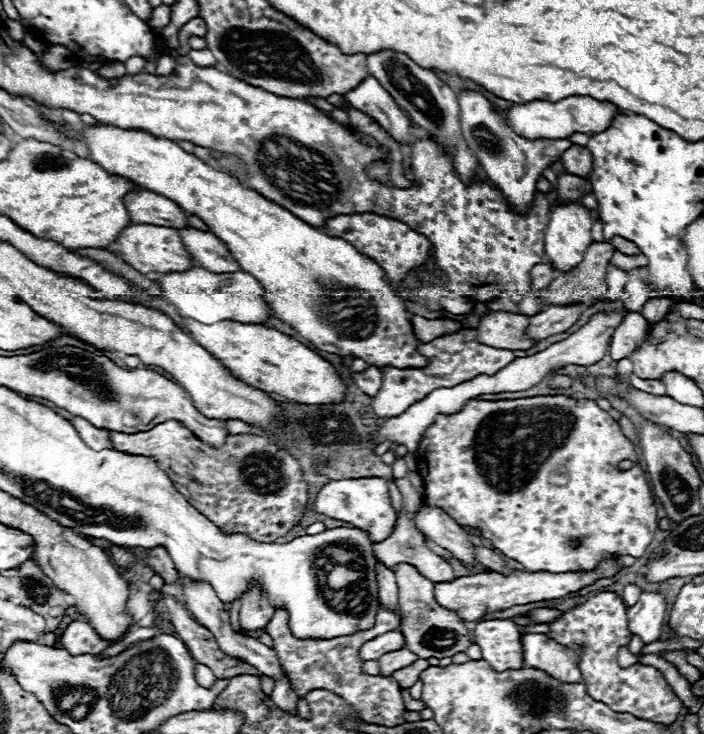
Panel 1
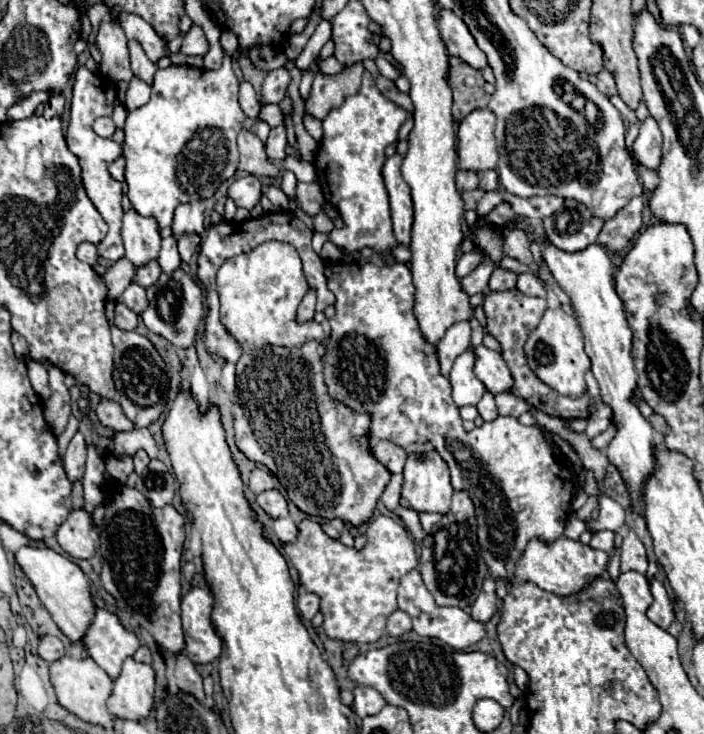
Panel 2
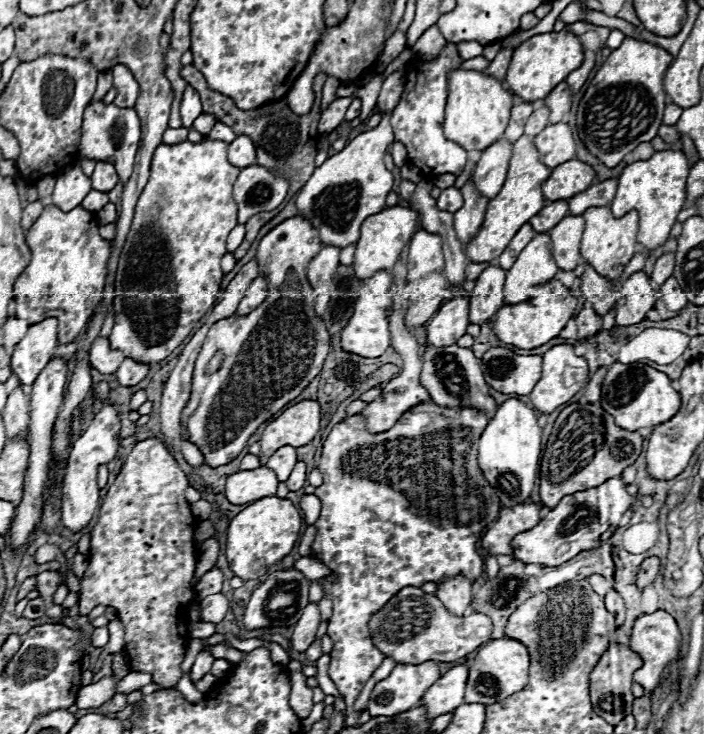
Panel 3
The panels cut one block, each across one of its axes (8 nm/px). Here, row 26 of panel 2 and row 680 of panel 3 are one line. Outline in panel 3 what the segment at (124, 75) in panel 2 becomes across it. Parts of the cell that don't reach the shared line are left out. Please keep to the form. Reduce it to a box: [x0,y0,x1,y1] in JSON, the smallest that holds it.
[76,676,120,710]

